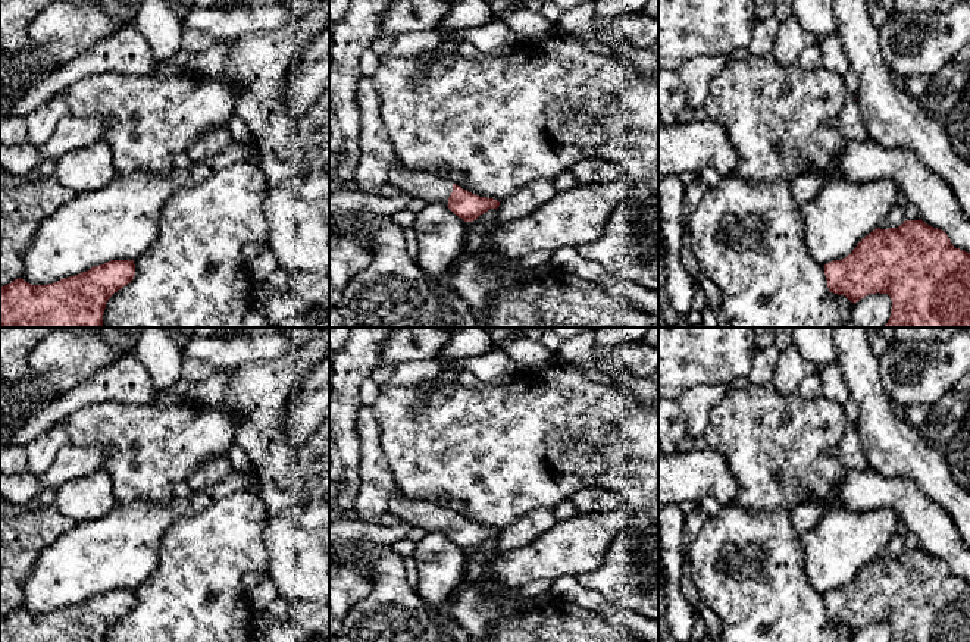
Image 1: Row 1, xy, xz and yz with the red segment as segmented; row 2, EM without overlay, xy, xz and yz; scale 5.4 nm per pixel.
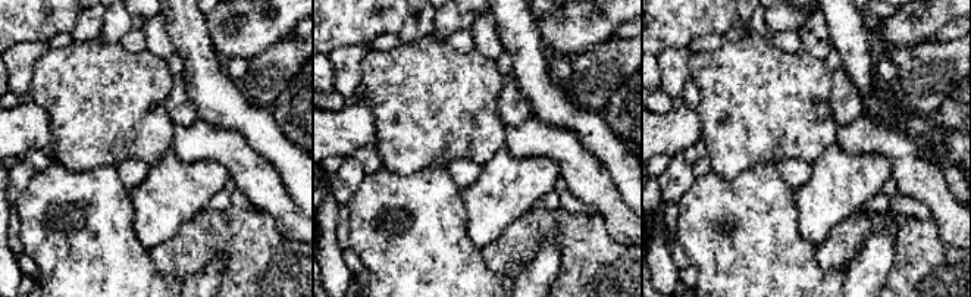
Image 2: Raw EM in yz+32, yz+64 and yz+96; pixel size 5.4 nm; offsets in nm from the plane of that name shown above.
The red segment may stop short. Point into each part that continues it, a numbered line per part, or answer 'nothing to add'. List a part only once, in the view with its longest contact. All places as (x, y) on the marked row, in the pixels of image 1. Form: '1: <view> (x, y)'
1: xz (428, 187)

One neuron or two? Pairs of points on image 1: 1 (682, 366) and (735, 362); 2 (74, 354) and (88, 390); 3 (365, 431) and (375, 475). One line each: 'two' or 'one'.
1: one
2: two
3: one

